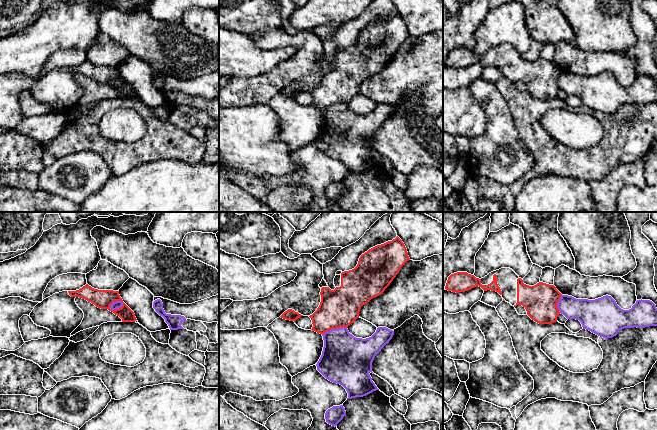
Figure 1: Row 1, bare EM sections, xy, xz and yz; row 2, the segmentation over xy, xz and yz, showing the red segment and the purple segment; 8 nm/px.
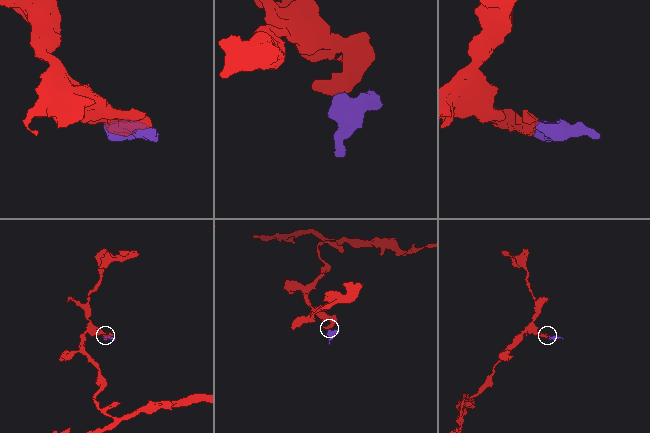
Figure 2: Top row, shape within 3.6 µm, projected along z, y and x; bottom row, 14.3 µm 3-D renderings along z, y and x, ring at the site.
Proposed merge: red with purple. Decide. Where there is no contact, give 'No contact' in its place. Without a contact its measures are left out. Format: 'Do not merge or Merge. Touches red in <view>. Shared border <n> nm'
Do not merge. Touches red in xy. Shared border 130 nm

